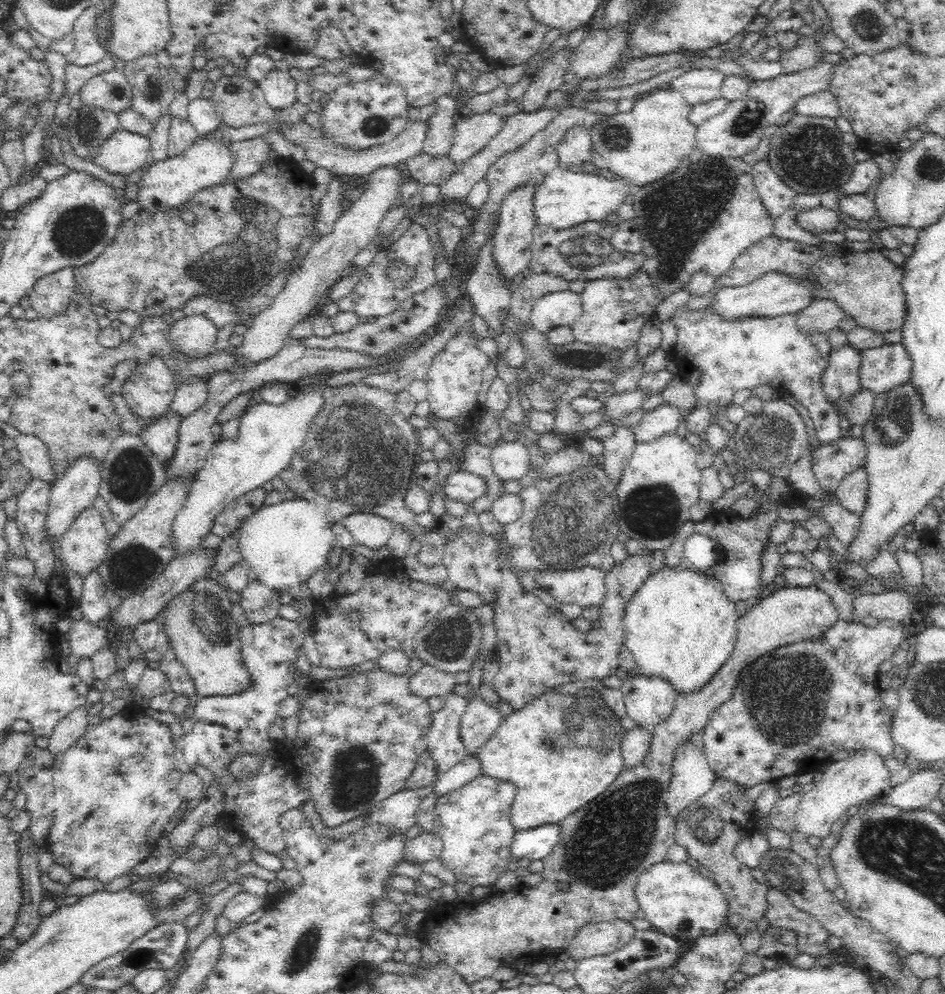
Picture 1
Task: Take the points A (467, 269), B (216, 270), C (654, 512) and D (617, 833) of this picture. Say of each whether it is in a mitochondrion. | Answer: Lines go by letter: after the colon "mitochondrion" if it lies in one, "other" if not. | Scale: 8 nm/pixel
A: other
B: mitochondrion
C: mitochondrion
D: mitochondrion

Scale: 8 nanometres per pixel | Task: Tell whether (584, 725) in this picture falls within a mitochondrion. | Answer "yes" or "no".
yes

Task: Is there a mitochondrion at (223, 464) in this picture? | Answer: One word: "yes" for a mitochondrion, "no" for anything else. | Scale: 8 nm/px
no

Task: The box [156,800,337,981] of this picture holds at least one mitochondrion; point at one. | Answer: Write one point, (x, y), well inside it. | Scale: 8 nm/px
(302, 955)

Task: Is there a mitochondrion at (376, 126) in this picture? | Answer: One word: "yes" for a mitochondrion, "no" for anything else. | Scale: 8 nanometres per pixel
yes

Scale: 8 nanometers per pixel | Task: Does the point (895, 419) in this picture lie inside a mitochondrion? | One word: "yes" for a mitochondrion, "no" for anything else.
yes

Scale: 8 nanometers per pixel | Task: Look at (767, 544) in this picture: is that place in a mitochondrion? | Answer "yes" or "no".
no

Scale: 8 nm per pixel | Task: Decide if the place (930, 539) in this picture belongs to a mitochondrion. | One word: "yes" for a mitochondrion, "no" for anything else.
no

